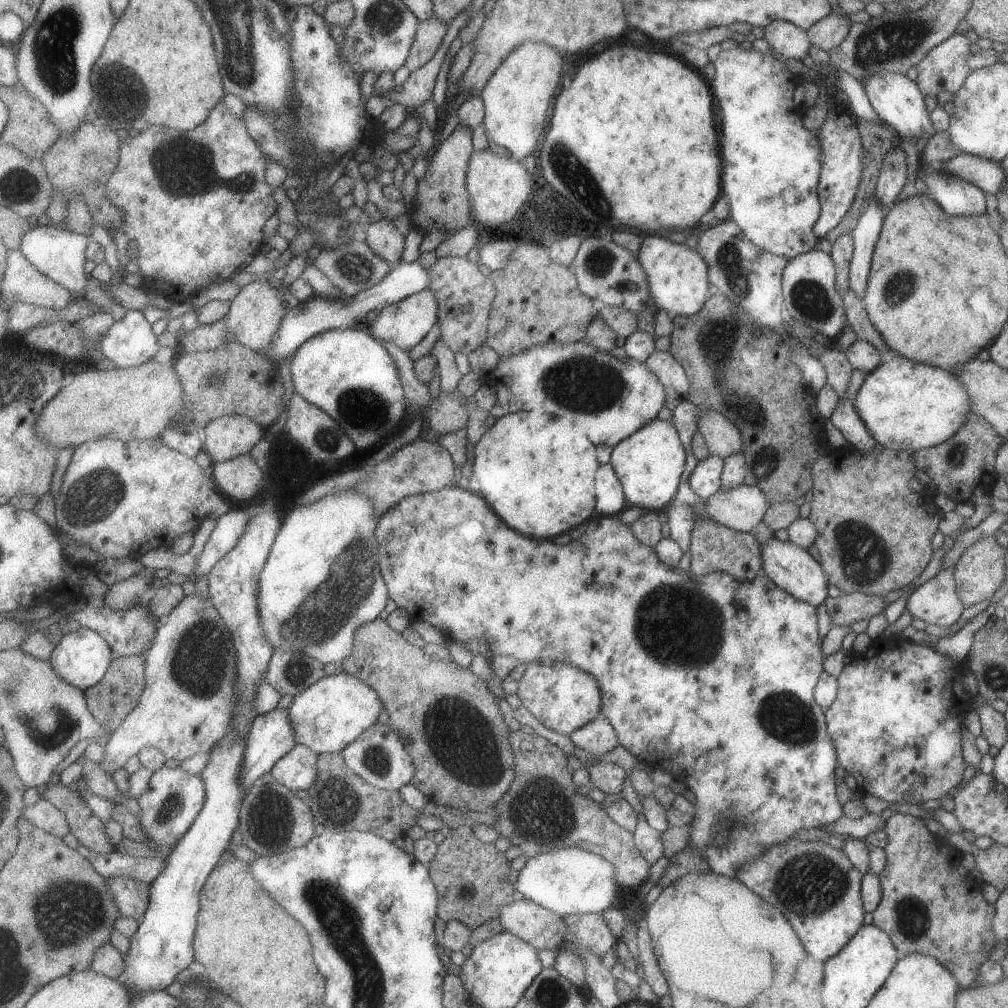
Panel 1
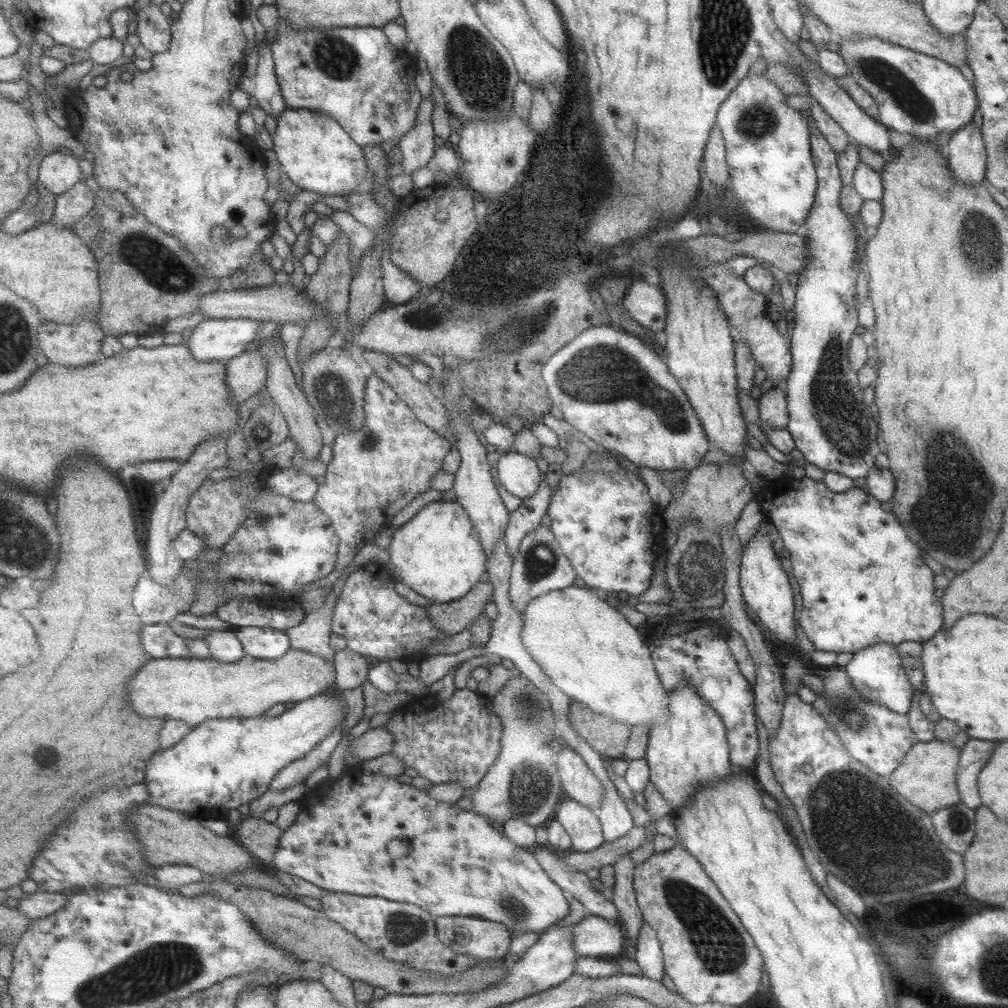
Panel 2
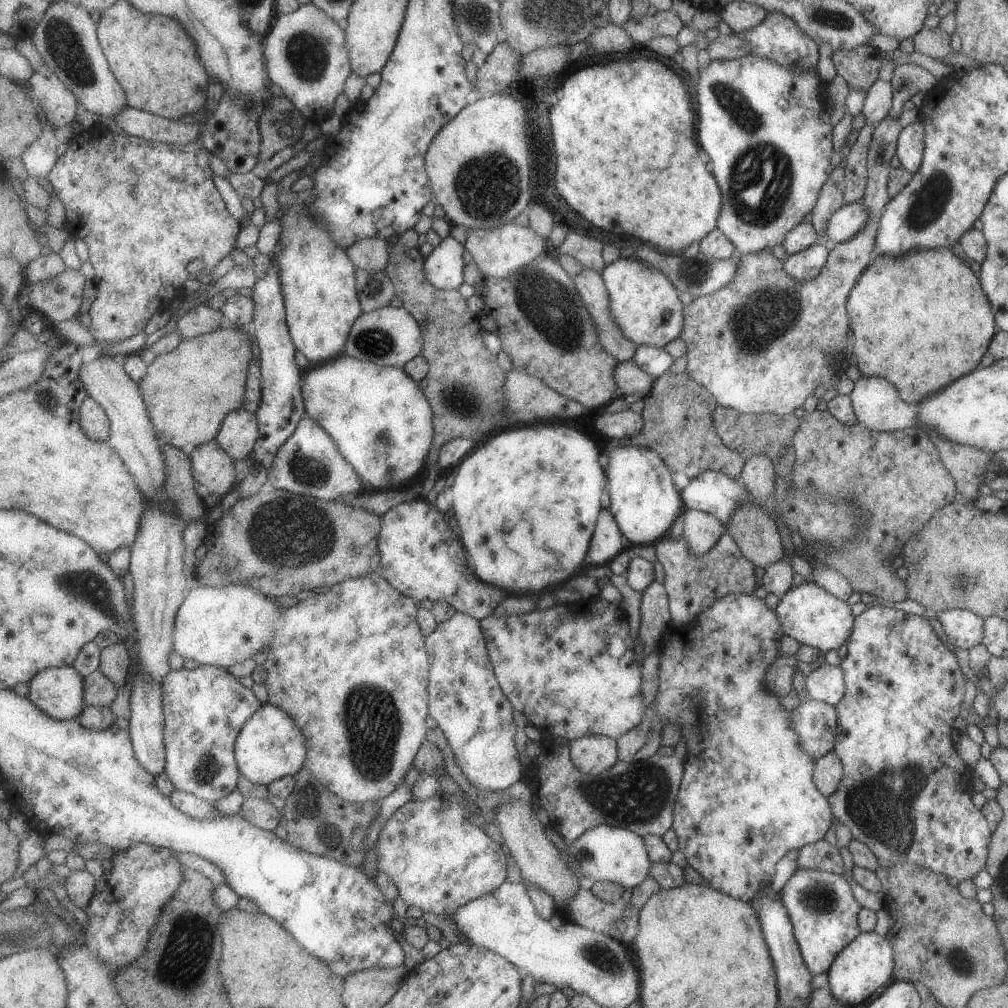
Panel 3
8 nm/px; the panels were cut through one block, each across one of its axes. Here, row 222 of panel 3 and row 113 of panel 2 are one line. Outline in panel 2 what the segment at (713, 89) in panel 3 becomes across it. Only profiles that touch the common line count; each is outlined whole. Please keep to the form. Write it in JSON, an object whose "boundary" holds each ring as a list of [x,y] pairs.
{"boundary":[[[764,72],[745,76],[719,105],[715,124],[719,127],[726,148],[728,182],[739,199],[741,208],[770,232],[794,233],[804,226],[810,213],[817,181],[811,158],[806,117],[803,117],[801,111],[785,105],[783,97],[785,95],[764,77]]]}

